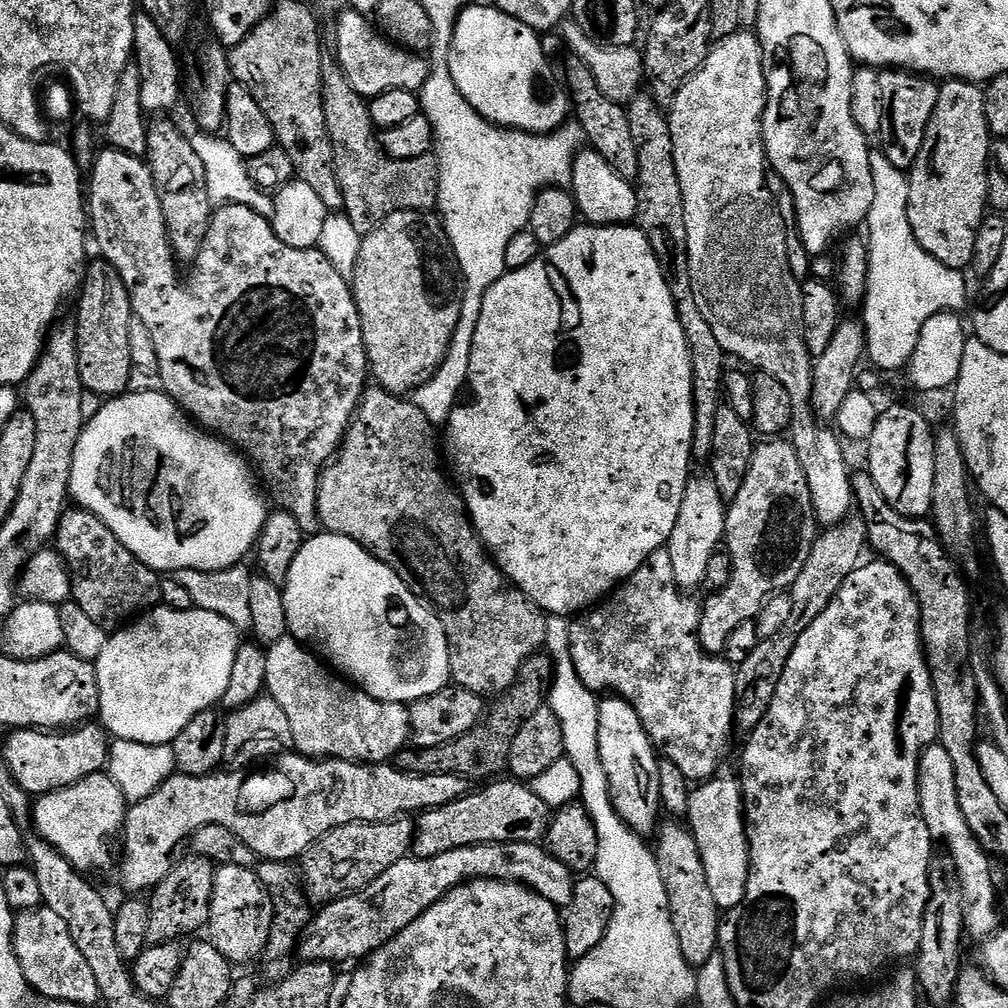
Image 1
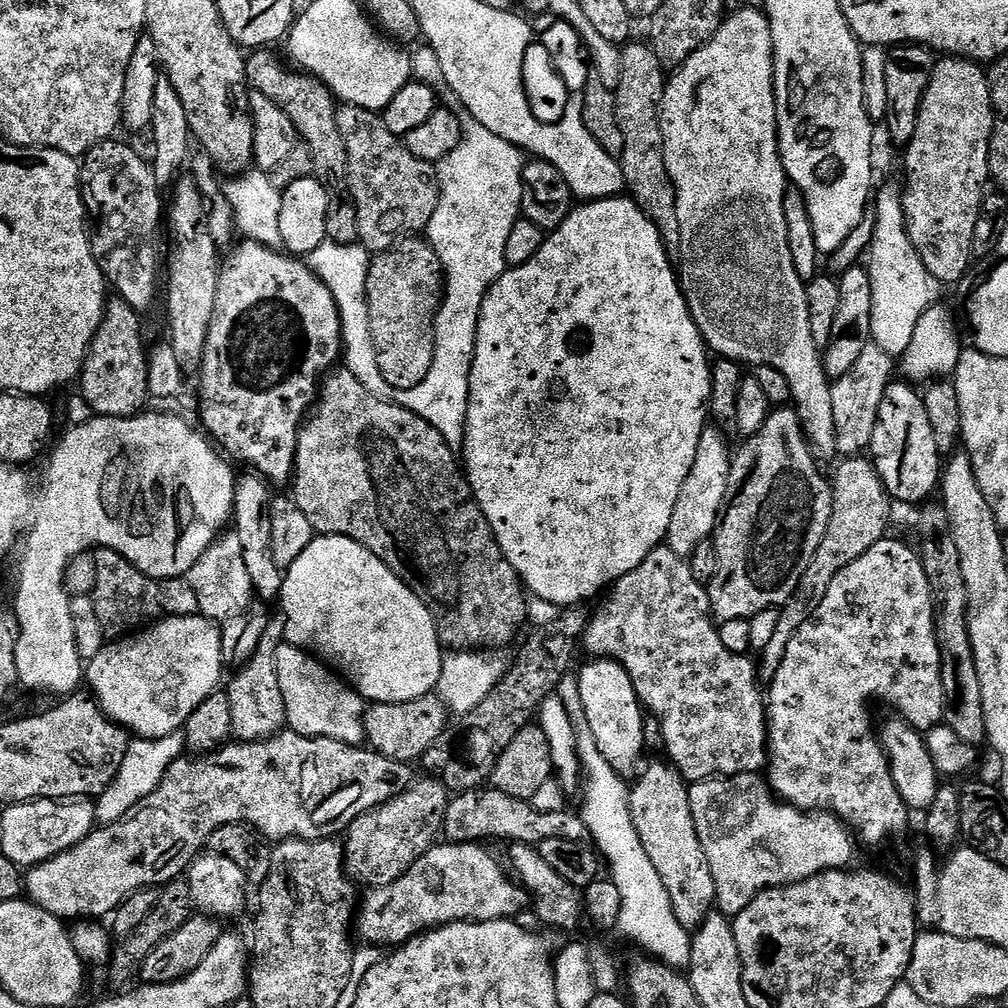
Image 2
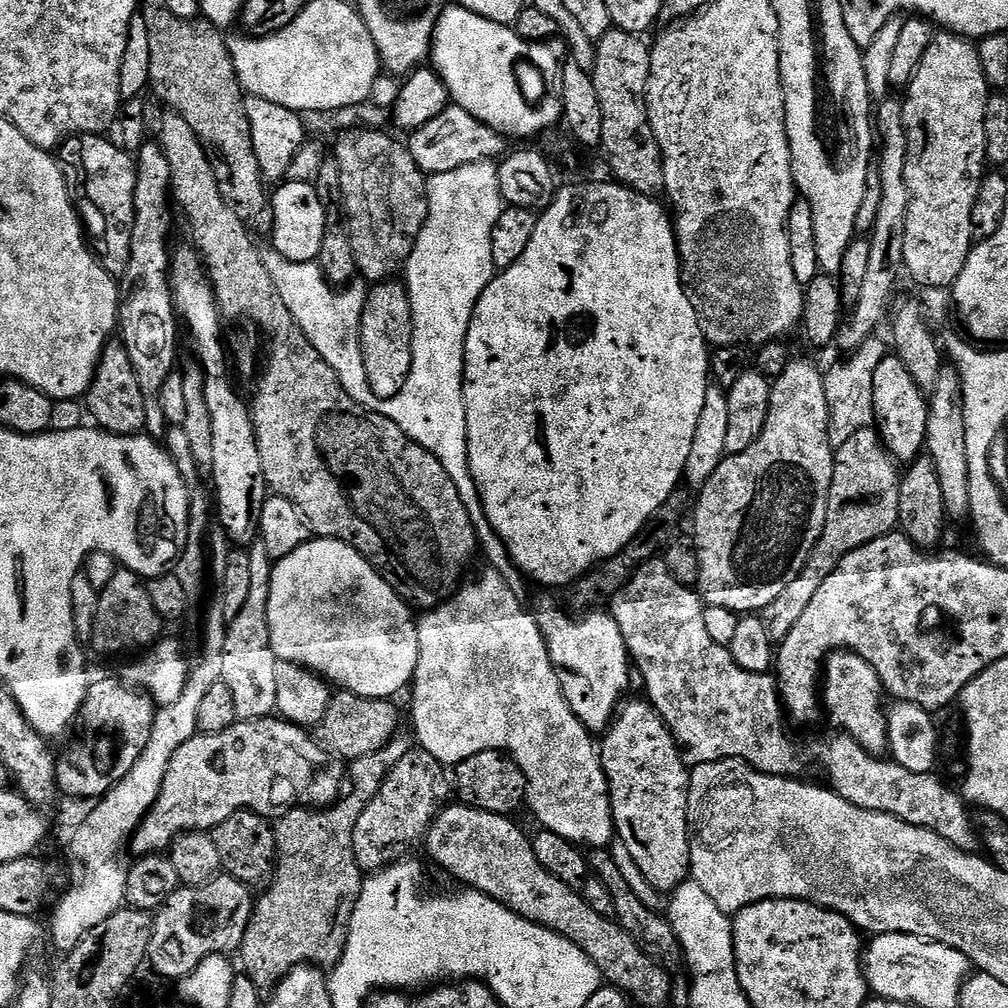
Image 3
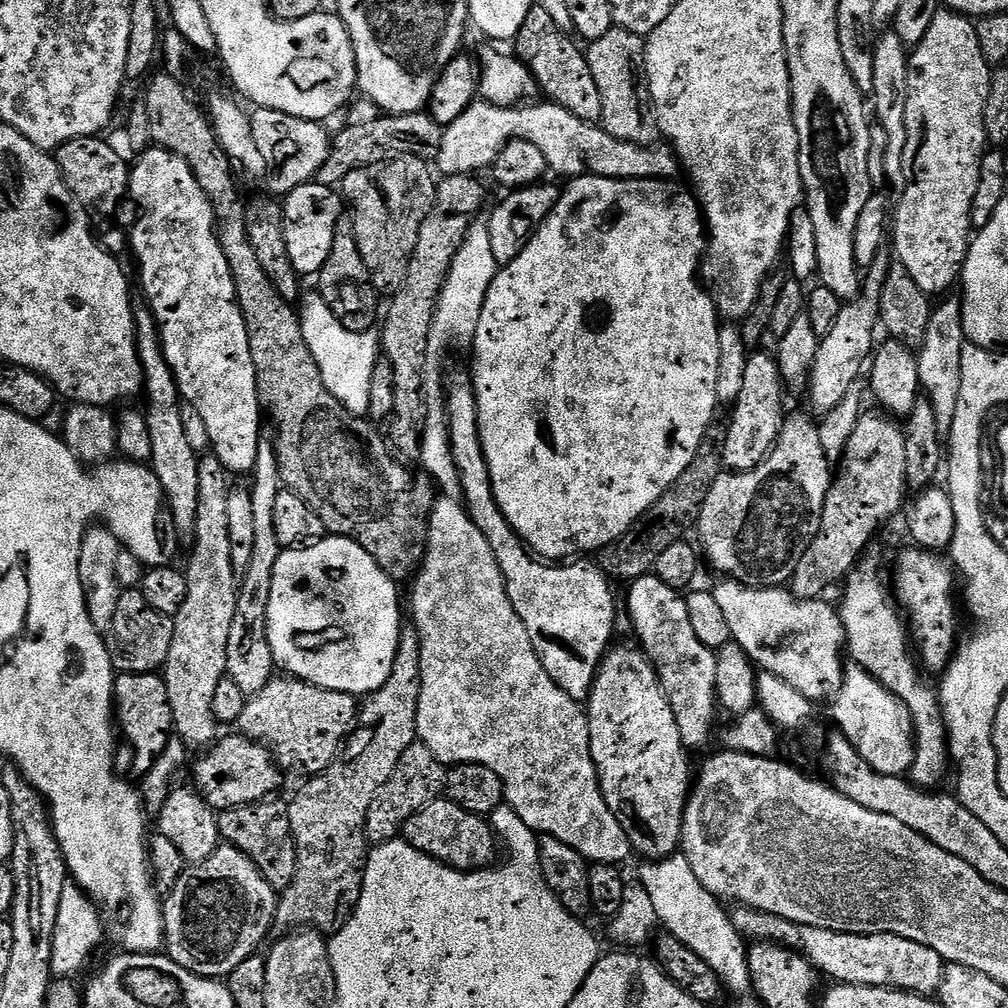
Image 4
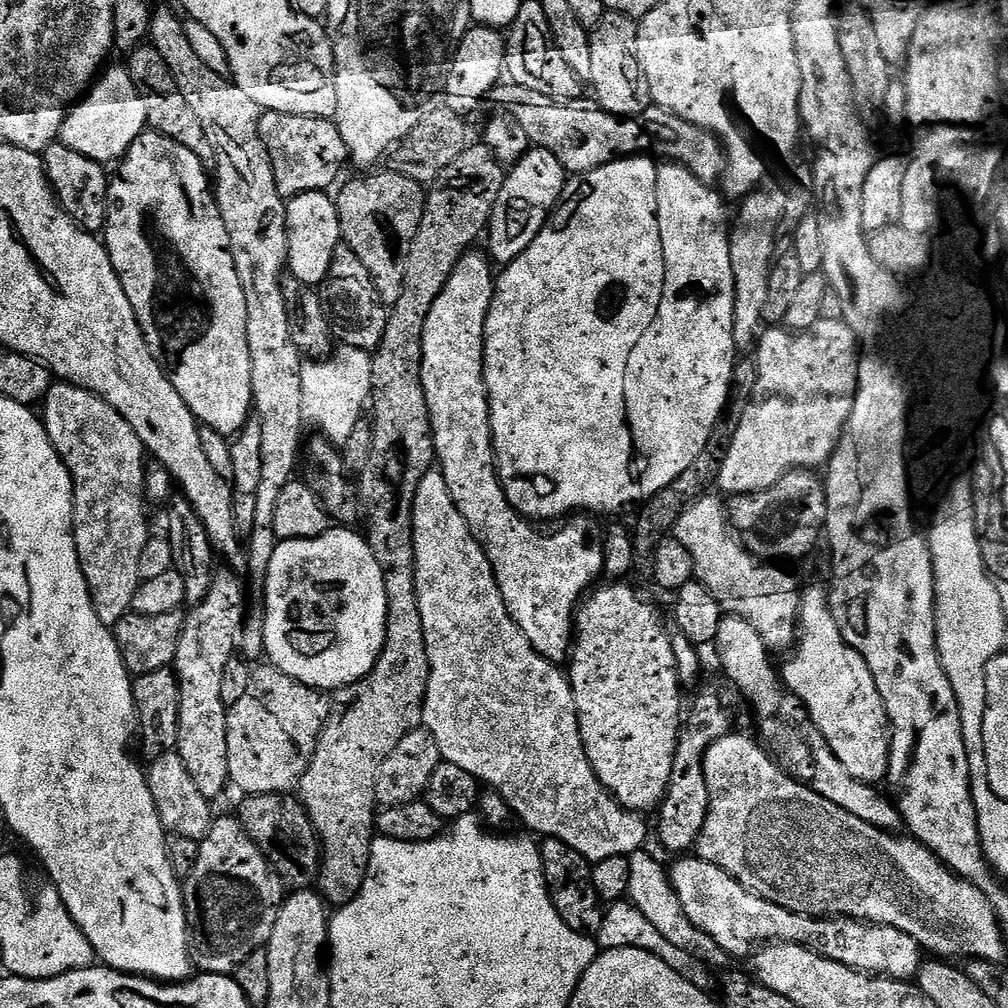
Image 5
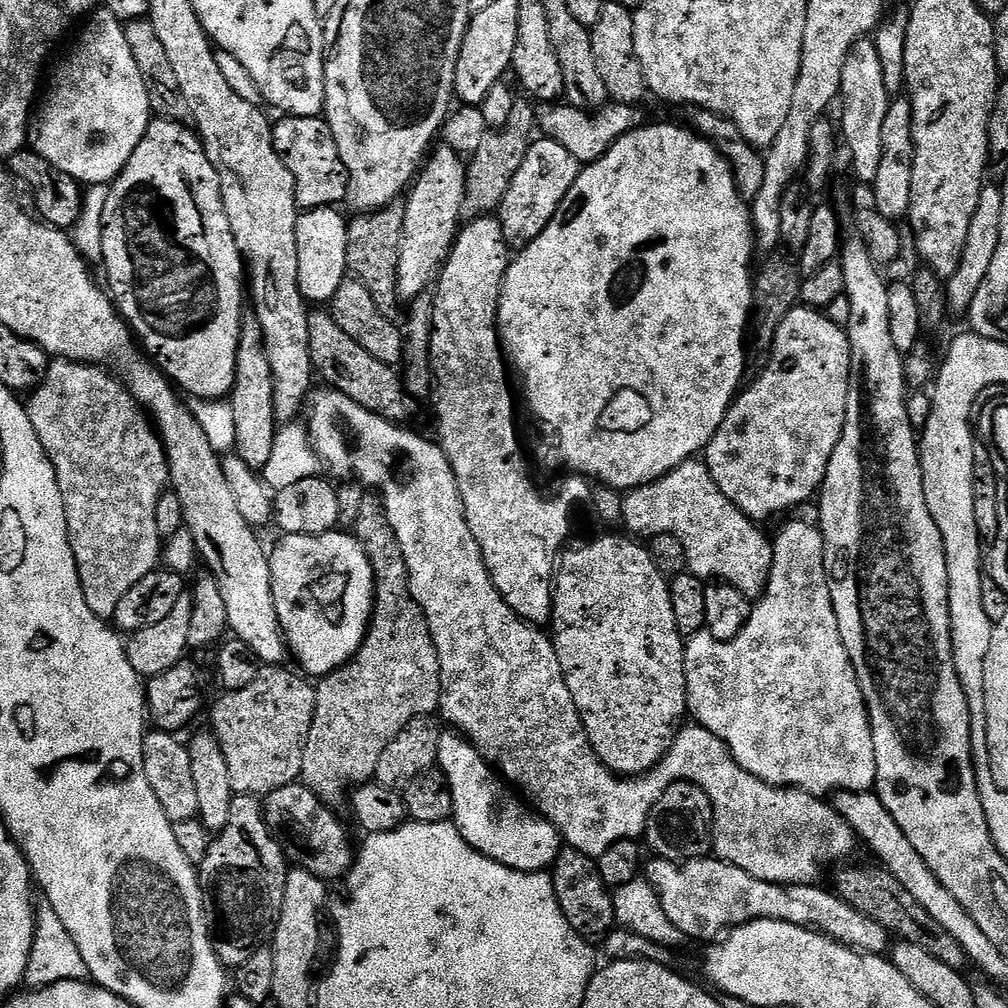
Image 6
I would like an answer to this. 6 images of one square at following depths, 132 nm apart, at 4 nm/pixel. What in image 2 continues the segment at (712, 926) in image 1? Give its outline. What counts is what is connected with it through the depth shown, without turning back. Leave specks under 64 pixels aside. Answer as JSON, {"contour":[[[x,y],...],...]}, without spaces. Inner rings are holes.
{"contour":[[[667,767],[652,768],[648,773],[645,771],[635,781],[636,788],[634,784],[630,792],[632,817],[646,855],[654,870],[658,870],[658,878],[662,878],[666,894],[670,894],[674,918],[678,918],[683,928],[695,930],[707,916],[713,915],[716,908],[714,874],[710,874],[710,862],[706,862],[702,842],[698,842],[698,830],[694,830],[689,785],[675,767]]]}

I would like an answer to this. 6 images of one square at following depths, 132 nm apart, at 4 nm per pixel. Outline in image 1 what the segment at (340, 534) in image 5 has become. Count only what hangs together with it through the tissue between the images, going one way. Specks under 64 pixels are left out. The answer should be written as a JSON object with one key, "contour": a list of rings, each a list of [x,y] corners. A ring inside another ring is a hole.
{"contour":[[[316,534],[305,539],[302,550],[298,550],[298,558],[294,558],[294,566],[290,566],[288,581],[282,587],[284,601],[286,602],[288,631],[292,639],[299,640],[305,649],[311,650],[321,661],[329,660],[333,664],[331,667],[341,677],[347,678],[370,698],[382,702],[394,702],[395,704],[411,706],[417,700],[426,698],[430,694],[438,694],[438,690],[449,687],[452,678],[450,650],[446,642],[446,630],[442,626],[440,617],[413,589],[402,582],[402,578],[398,578],[398,574],[394,574],[394,570],[390,570],[390,566],[386,566],[381,560],[374,559],[365,548],[358,546],[358,542],[354,542],[345,536],[333,536],[331,534]]]}

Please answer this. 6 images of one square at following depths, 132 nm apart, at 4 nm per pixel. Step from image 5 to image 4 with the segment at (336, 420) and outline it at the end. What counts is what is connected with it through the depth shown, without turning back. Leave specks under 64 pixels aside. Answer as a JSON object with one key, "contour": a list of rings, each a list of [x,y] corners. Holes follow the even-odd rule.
{"contour":[[[312,292],[307,296],[301,301],[298,315],[303,341],[318,364],[323,384],[349,413],[365,417],[370,404],[368,378],[373,376],[373,368],[380,354],[380,333],[374,328],[364,332],[350,330],[333,314],[319,293]]]}

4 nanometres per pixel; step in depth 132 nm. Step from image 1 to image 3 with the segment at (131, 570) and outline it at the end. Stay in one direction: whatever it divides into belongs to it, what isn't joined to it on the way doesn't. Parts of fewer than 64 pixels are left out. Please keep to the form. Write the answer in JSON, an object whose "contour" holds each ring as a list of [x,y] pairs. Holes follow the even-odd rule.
{"contour":[[[123,566],[117,567],[114,578],[107,586],[99,589],[100,601],[94,622],[94,634],[90,647],[104,656],[120,656],[123,652],[136,652],[152,648],[161,639],[162,621],[154,602],[150,602],[147,583],[141,573],[132,572]]]}

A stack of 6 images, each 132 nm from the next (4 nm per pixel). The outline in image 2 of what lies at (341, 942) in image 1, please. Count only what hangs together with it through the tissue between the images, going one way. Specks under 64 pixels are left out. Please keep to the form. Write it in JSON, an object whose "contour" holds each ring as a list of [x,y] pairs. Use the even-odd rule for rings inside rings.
{"contour":[[[443,842],[437,848],[429,847],[421,854],[393,884],[385,888],[372,888],[369,896],[363,897],[354,920],[354,932],[368,944],[392,944],[399,946],[408,943],[421,930],[440,928],[443,924],[457,924],[460,920],[479,922],[481,920],[507,920],[519,917],[524,907],[529,907],[530,896],[510,875],[509,869],[500,865],[500,860],[491,852],[491,847],[483,843],[454,844]]]}

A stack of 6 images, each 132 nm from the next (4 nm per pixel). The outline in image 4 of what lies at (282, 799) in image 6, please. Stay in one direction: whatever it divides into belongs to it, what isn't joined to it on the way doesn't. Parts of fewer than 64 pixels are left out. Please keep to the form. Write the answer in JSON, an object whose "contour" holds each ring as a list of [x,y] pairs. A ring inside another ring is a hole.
{"contour":[[[269,798],[256,804],[225,808],[217,815],[216,821],[221,841],[231,848],[242,850],[242,854],[246,854],[246,858],[258,866],[262,878],[266,878],[272,888],[283,890],[290,886],[296,873],[296,843],[290,830],[288,804],[275,804],[274,801]]]}

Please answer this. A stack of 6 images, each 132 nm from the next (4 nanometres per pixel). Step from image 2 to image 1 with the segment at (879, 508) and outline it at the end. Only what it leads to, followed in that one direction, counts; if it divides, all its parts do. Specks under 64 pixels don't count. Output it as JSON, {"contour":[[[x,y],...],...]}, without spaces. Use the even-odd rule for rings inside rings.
{"contour":[[[849,518],[847,520],[843,520],[840,524],[833,524],[831,526],[825,527],[823,531],[817,535],[816,541],[814,542],[814,546],[810,550],[810,558],[806,558],[806,566],[802,566],[802,574],[798,574],[798,578],[795,582],[792,583],[792,587],[790,589],[790,595],[793,600],[793,614],[796,618],[802,618],[801,621],[807,622],[813,620],[814,618],[818,618],[818,614],[822,614],[822,610],[826,610],[826,606],[830,606],[830,602],[834,597],[838,594],[838,590],[842,586],[842,582],[845,578],[848,577],[852,573],[855,568],[861,563],[862,557],[860,555],[863,554],[864,548],[866,552],[866,545],[868,544],[868,535],[866,534],[866,526],[864,525],[863,520],[859,518]]]}

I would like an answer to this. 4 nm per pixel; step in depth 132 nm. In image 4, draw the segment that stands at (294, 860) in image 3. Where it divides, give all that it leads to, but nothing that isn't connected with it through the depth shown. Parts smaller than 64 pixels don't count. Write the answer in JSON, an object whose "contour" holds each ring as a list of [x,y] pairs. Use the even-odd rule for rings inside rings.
{"contour":[[[404,626],[400,629],[400,652],[396,655],[394,670],[390,678],[386,678],[384,685],[359,705],[358,727],[349,735],[340,755],[324,772],[305,779],[305,784],[297,790],[296,797],[288,804],[290,830],[296,843],[296,873],[290,886],[279,893],[276,901],[274,924],[277,929],[315,930],[321,934],[331,934],[342,930],[344,923],[352,917],[360,897],[360,887],[364,884],[364,865],[370,851],[368,838],[364,834],[366,814],[381,784],[386,782],[386,778],[390,778],[390,774],[394,774],[398,758],[402,758],[402,754],[411,744],[417,743],[416,711],[419,697],[420,639],[415,627]]]}

